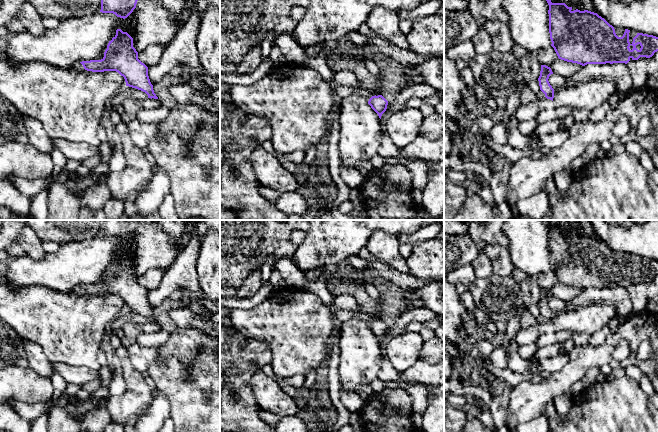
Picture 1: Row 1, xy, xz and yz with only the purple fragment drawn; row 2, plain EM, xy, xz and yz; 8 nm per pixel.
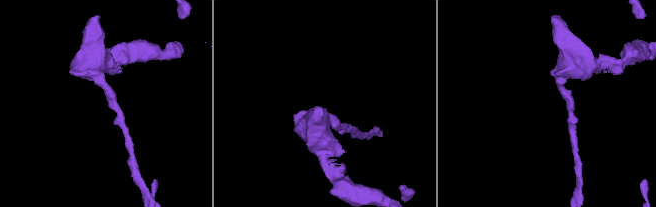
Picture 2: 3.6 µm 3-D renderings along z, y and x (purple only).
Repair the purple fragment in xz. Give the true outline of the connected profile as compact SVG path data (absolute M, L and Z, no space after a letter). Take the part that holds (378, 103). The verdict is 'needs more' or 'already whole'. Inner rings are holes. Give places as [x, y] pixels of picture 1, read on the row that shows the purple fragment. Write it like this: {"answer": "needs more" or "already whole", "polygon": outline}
{"answer": "already whole", "polygon": "M375 95L369 99L368 104L378 114L379 118L381 119L382 114L387 109L388 101L382 95Z"}

